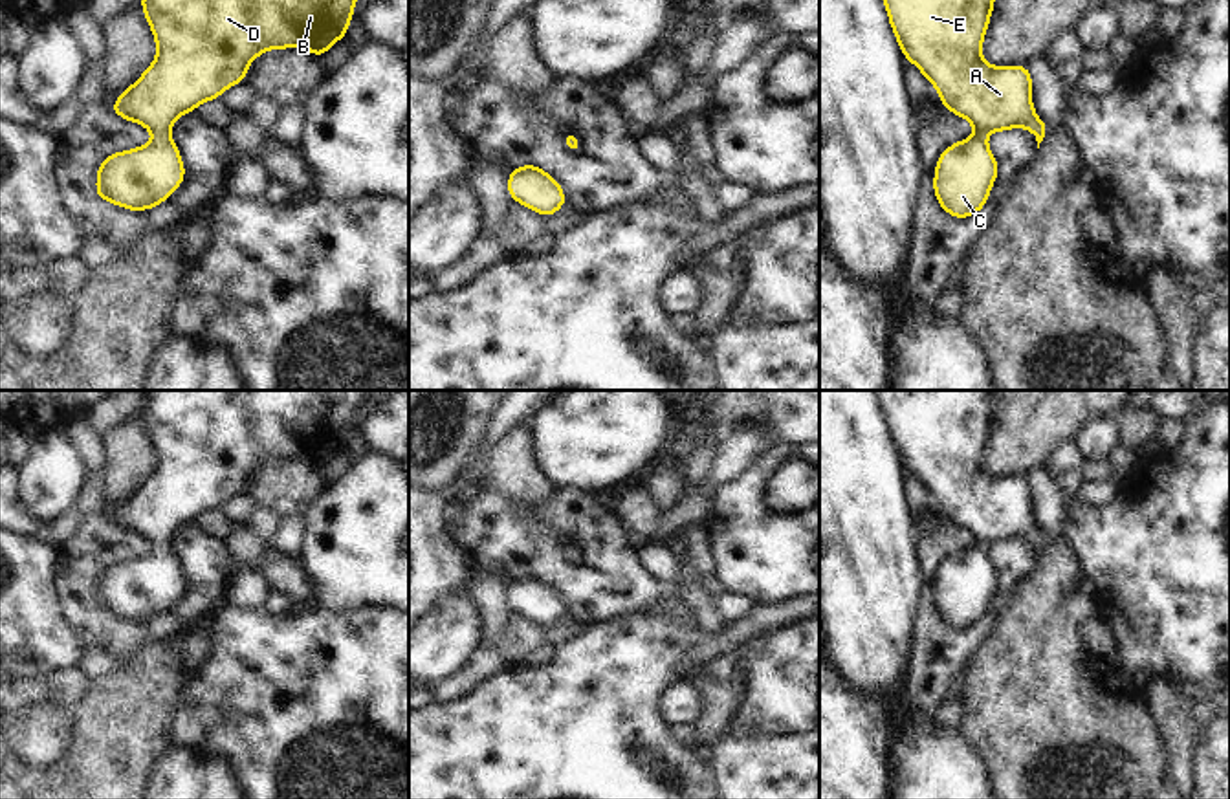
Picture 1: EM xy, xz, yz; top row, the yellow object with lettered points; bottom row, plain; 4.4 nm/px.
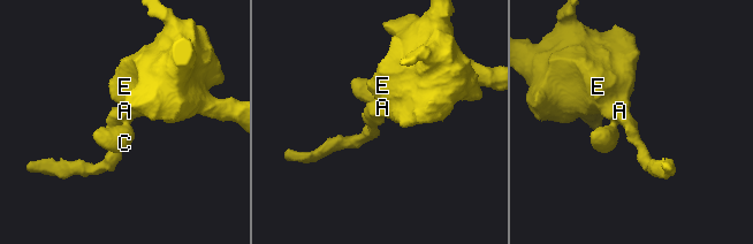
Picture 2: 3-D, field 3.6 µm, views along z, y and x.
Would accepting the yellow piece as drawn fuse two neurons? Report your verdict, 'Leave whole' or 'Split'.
Leave whole.

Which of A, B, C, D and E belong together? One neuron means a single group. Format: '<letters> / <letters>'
A B C D E

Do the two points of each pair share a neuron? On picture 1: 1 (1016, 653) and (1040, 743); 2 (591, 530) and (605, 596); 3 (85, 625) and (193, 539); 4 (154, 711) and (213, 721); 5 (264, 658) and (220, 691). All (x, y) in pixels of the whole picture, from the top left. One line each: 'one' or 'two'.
1: one
2: one
3: one
4: two
5: one

